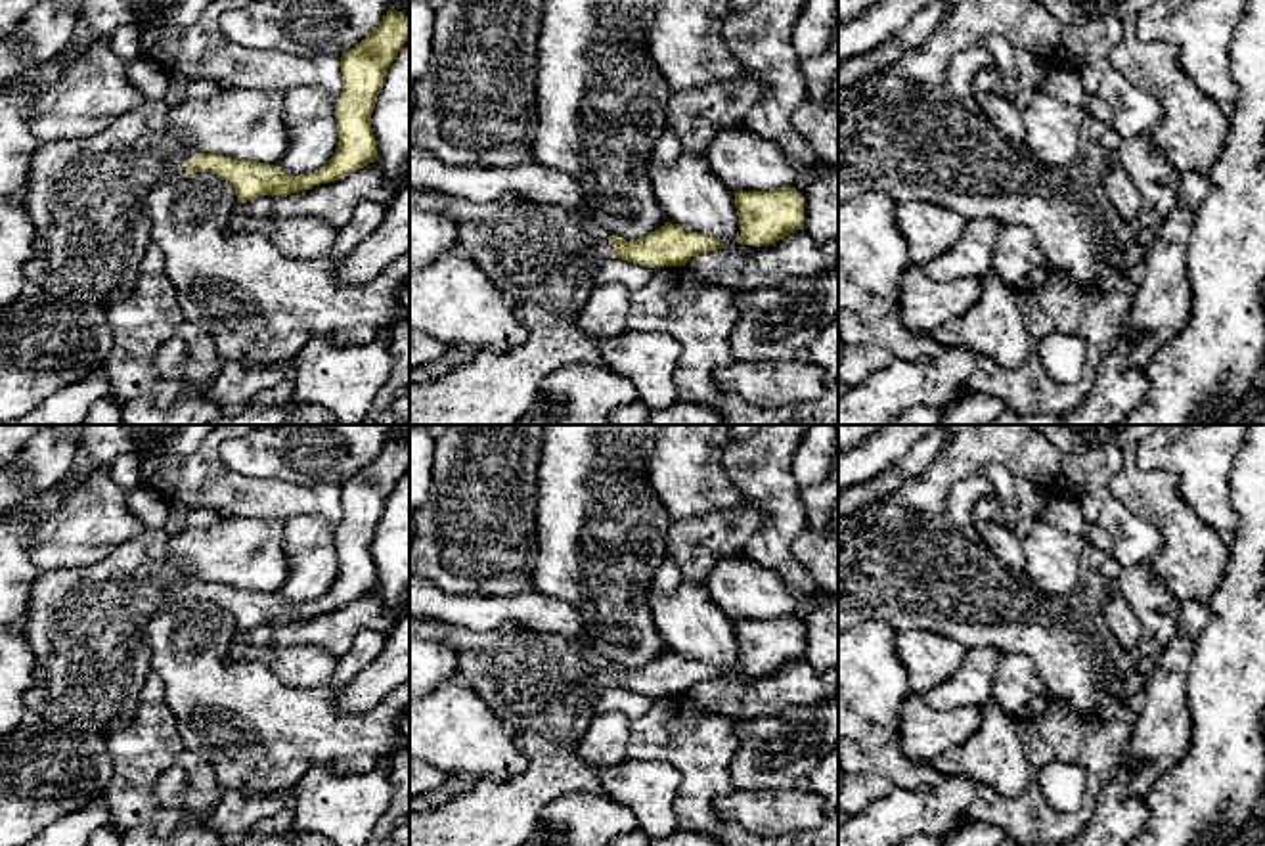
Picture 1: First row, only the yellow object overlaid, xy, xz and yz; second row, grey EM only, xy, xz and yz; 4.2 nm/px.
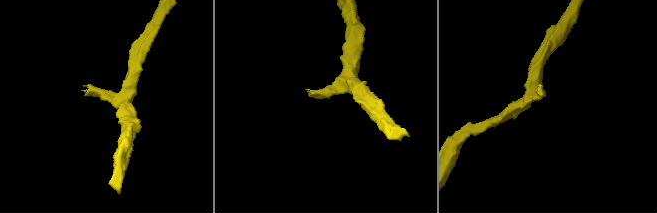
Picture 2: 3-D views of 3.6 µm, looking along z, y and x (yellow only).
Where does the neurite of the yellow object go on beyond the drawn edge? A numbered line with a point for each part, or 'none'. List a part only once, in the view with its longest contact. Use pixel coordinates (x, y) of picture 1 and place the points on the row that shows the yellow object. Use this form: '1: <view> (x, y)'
1: xz (538, 255)

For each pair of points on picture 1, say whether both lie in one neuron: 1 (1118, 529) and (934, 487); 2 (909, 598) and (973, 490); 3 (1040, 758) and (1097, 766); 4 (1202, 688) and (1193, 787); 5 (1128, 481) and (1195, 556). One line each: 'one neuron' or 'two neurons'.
1: one neuron
2: one neuron
3: one neuron
4: one neuron
5: one neuron

